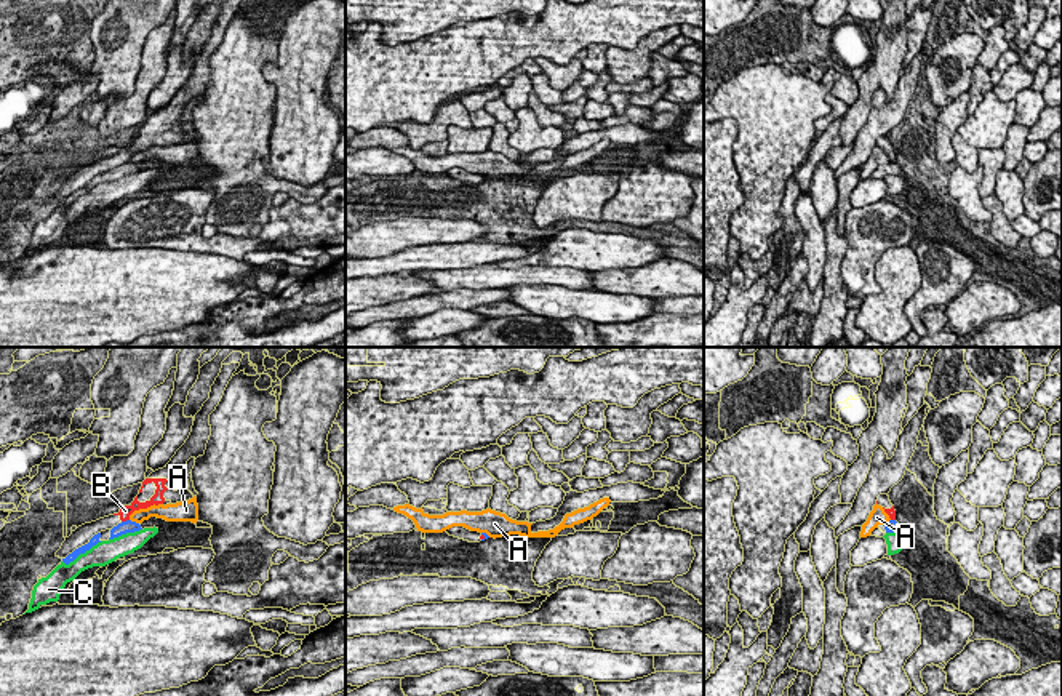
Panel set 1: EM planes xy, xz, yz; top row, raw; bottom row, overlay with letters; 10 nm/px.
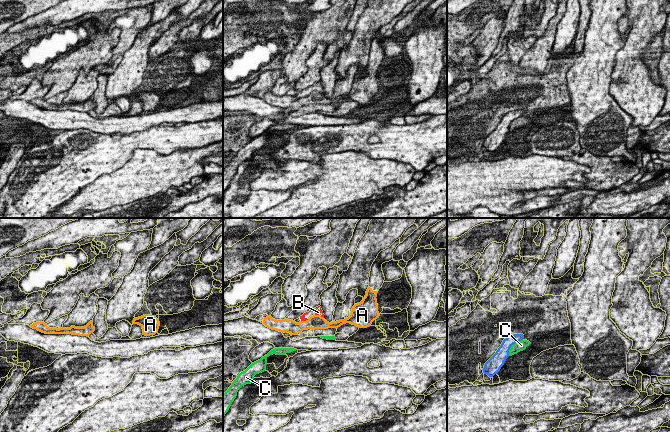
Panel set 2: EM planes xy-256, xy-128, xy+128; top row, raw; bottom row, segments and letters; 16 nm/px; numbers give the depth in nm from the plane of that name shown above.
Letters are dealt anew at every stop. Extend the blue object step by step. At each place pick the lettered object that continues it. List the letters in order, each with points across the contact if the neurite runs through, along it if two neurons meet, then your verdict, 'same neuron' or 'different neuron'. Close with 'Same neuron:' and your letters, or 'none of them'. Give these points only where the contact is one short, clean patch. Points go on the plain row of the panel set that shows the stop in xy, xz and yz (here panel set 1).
A: border along xy (130, 160), (138, 165); different neuron
B: border along xy (128, 160), (122, 164); different neuron
C: different neuron
Same neuron: none of them

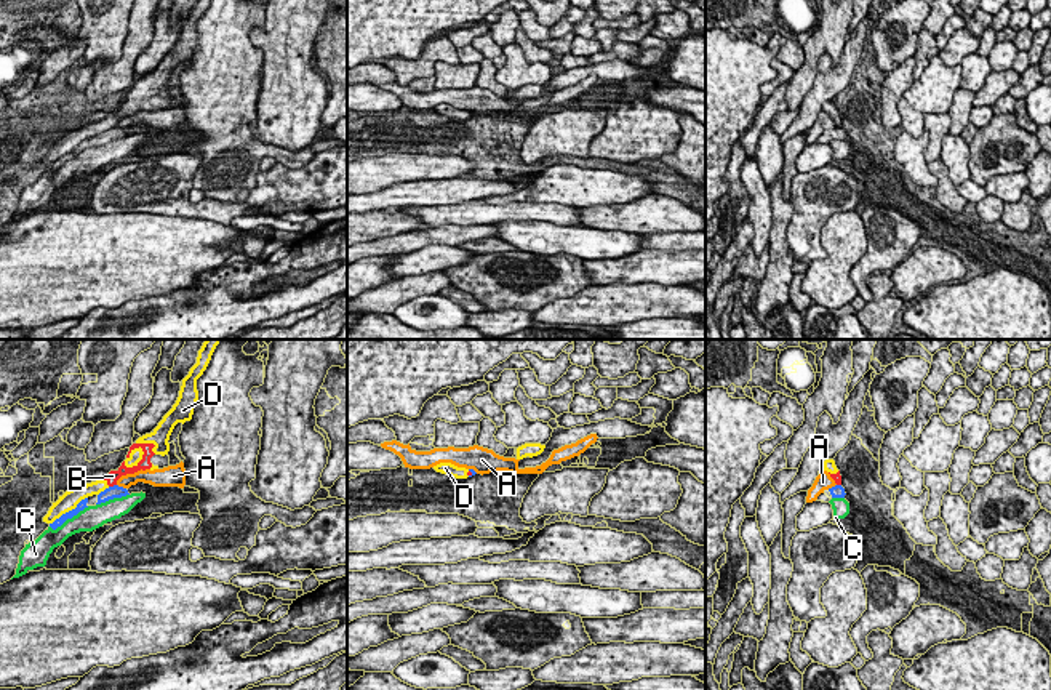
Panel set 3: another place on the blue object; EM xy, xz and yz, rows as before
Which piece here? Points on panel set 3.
A: border along xy (117, 125), (125, 130); different neuron
B: border along xy (115, 125), (109, 128); different neuron
C: different neuron
D: different neuron
Same neuron: none of them

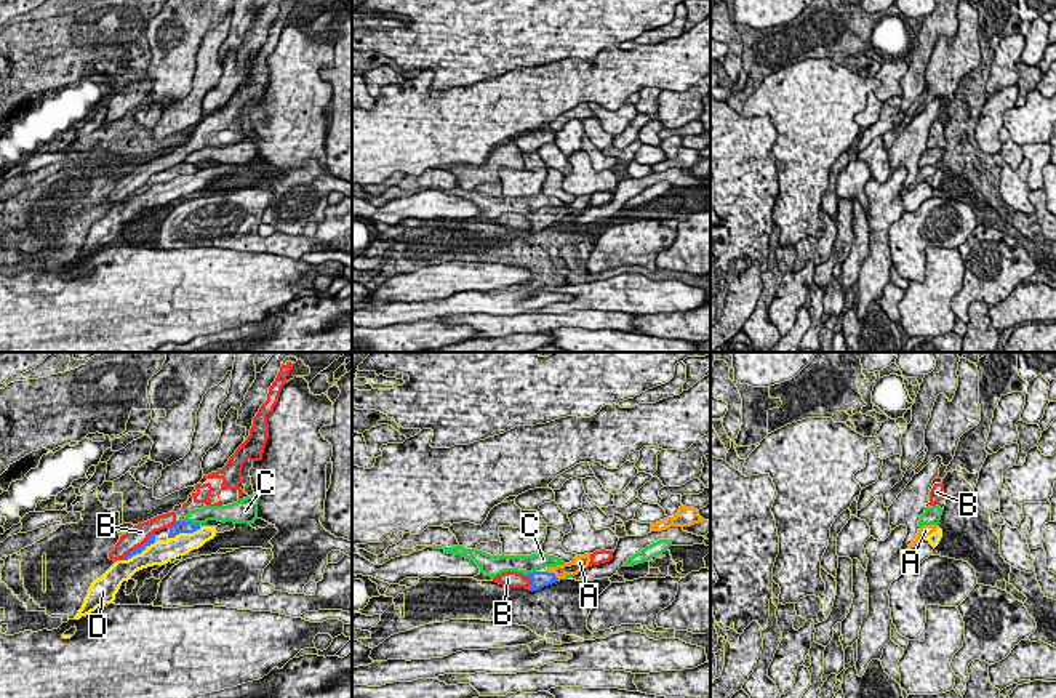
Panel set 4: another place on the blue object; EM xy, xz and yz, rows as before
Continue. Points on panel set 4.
A: runs through xz (538, 221), (554, 216), (576, 207); same neuron
B: different neuron
C: border along xy (184, 160), (199, 165); different neuron
D: different neuron
Same neuron: A

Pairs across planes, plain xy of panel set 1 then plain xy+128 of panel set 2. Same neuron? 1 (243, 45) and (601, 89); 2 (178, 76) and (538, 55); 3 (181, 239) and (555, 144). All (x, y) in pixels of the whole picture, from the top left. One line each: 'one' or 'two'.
1: one
2: two
3: one

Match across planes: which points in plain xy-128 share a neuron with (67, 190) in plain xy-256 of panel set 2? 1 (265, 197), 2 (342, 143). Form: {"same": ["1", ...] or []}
{"same": ["1", "2"]}

